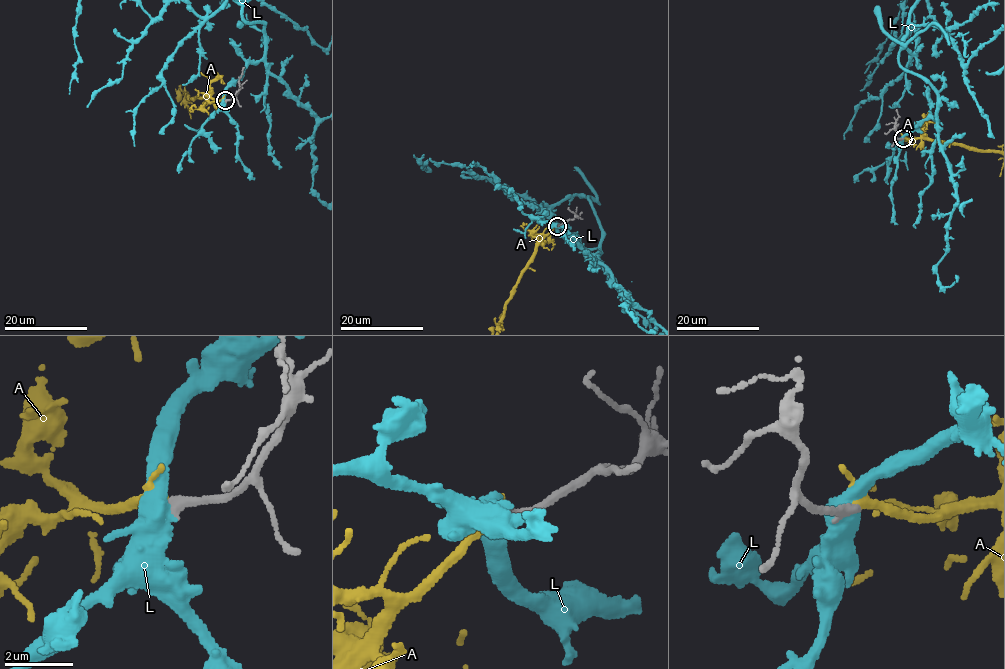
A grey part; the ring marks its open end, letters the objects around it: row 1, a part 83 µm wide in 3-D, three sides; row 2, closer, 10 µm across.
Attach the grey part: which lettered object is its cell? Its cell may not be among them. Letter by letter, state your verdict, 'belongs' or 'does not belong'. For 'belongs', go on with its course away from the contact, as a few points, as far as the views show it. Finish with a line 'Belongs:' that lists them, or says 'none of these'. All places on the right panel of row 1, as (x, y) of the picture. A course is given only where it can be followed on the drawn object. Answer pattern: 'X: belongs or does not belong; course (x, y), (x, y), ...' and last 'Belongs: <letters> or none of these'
A: belongs
L: does not belong
Belongs: A

